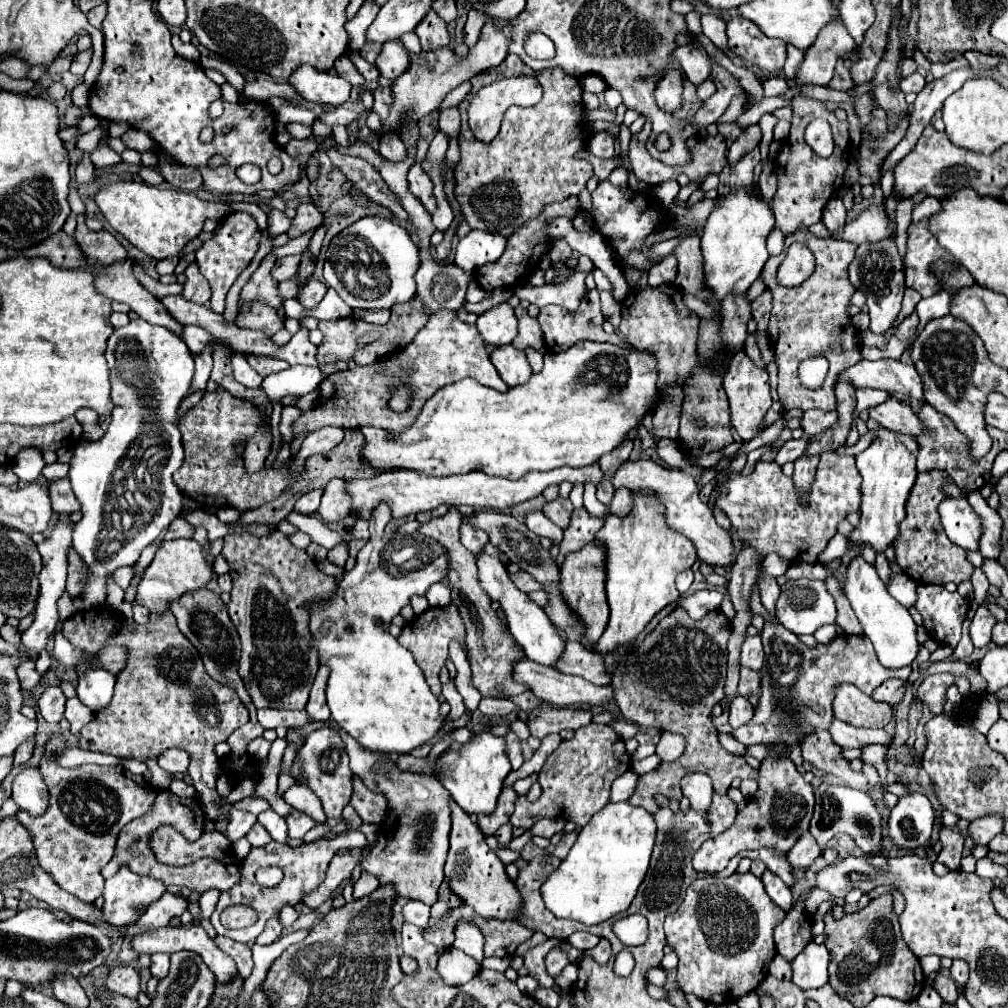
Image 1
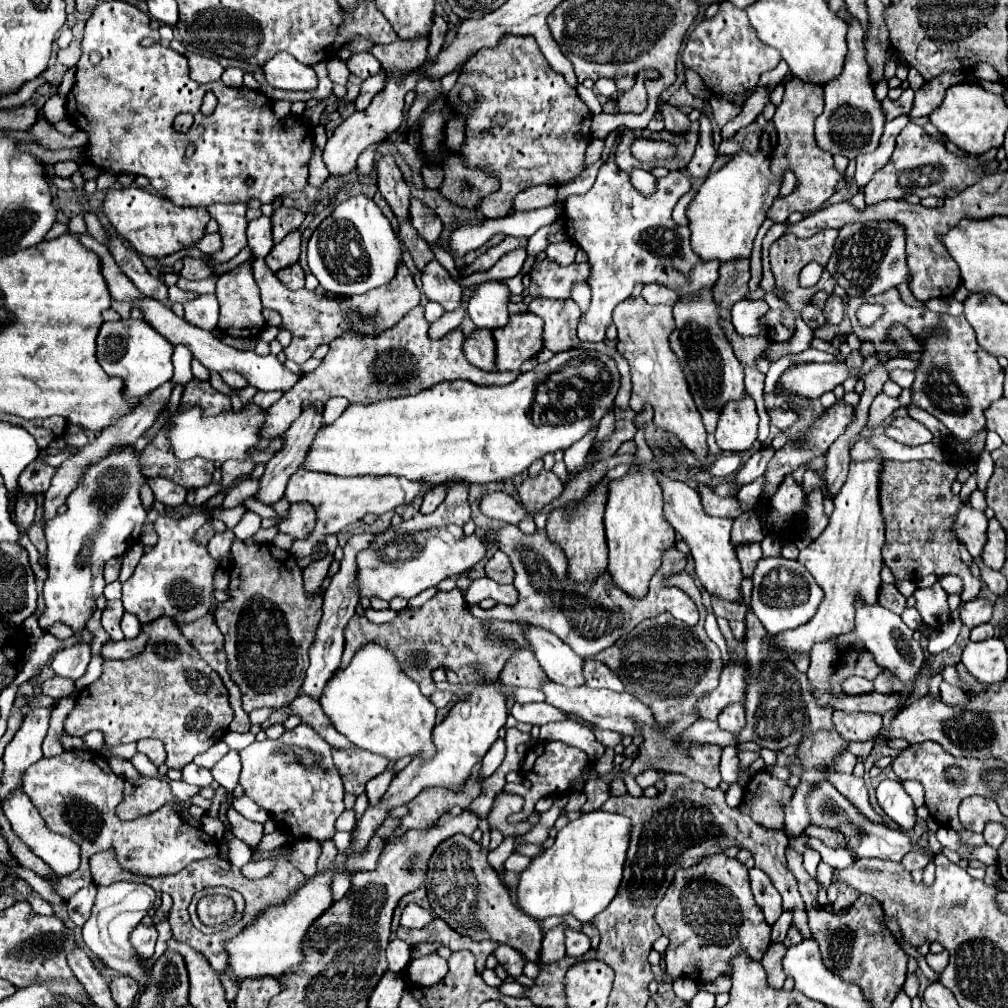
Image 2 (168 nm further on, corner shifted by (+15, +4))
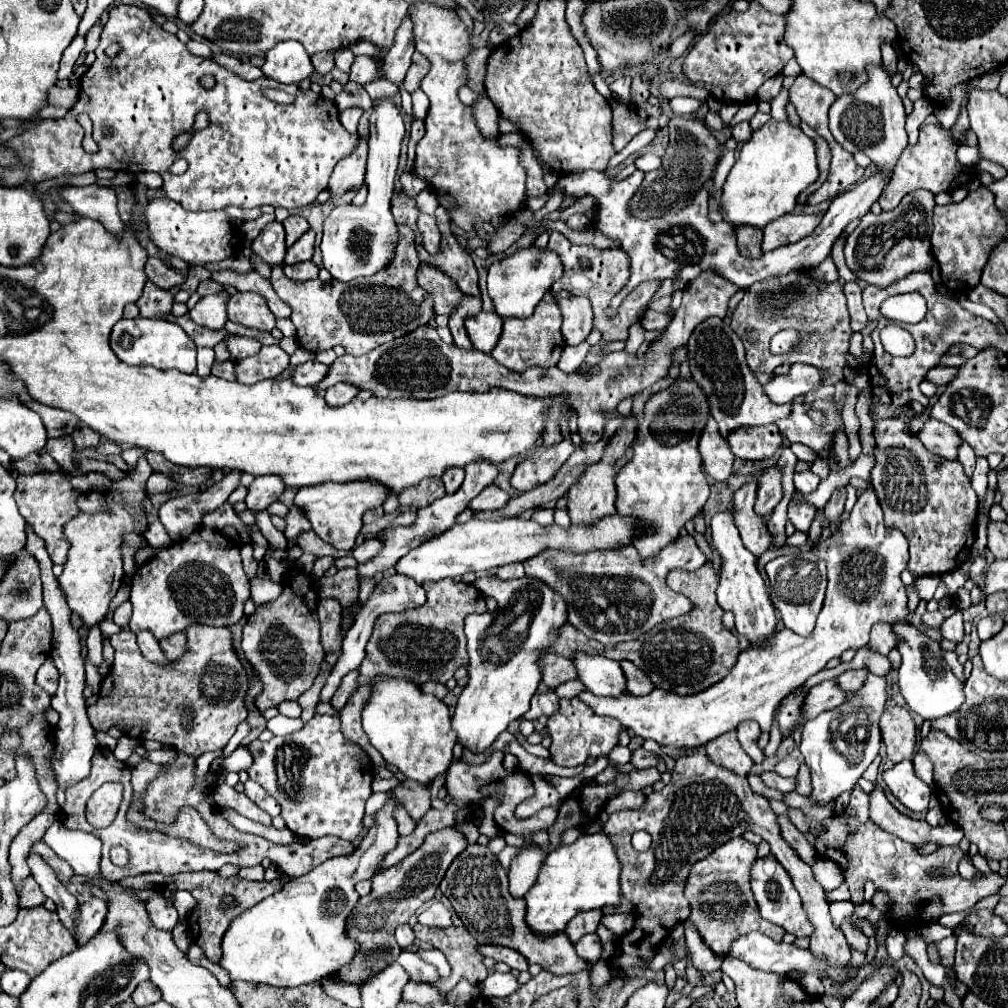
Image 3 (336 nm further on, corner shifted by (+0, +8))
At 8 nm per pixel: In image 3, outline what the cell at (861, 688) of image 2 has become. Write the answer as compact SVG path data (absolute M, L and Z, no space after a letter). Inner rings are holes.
M849 670L849 672L843 672L839 678L837 678L837 684L843 688L843 690L859 690L863 688L867 680L867 672L865 670Z

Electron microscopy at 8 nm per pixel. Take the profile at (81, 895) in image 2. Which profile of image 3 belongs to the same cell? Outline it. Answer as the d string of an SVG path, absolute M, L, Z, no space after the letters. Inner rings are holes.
M91 896L83 906L81 906L81 924L79 924L79 934L85 940L79 940L79 944L91 940L103 926L105 920L105 912L107 912L107 904L103 898Z

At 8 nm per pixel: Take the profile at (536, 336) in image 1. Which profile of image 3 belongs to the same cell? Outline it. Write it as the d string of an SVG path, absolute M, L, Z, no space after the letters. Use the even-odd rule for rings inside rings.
M539 302L533 316L527 320L505 320L503 334L495 352L491 356L509 370L525 370L529 366L555 366L561 350L563 350L563 336L561 336L561 312L555 302Z

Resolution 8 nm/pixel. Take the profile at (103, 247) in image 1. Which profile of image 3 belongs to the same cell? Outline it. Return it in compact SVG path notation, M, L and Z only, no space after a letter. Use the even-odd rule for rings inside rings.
M147 280L145 288L143 288L143 296L137 300L137 306L139 306L143 318L165 316L165 314L171 312L173 294L169 290L157 288L151 280Z

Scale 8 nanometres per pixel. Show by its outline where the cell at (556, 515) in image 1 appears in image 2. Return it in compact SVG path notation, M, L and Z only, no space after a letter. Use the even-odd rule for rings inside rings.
M542 470L538 476L526 476L522 482L516 484L520 502L532 514L542 512L544 506L548 506L556 496L560 496L562 488L564 486L560 478L548 470Z

